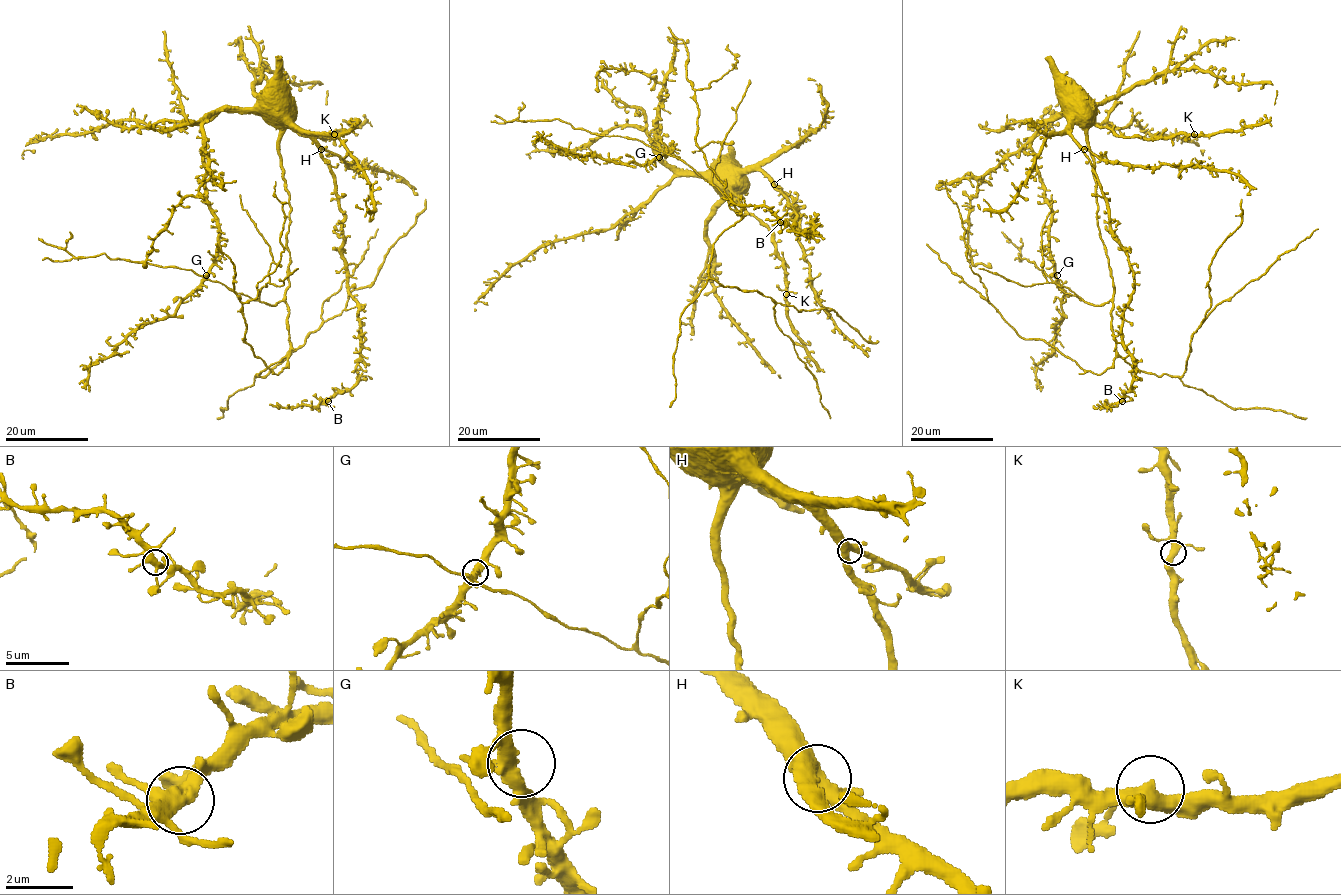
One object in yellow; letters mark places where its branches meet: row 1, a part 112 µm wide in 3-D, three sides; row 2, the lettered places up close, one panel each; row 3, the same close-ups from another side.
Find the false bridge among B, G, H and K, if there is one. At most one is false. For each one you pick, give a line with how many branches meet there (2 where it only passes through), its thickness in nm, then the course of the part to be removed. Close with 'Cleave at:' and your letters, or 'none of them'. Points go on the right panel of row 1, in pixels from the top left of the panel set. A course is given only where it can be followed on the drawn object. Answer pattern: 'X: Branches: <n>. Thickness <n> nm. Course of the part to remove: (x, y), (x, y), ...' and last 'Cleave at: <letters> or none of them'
Cleave at: none of them

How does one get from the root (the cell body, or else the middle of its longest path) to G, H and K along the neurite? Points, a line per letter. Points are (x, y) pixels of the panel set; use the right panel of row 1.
G: (1097, 205), (1097, 226), (1113, 279), (1113, 297), (1106, 303), (1089, 304), (1066, 294), (1050, 277), (1057, 275)
H: (1097, 205), (1094, 160), (1088, 135), (1074, 123), (1070, 127), (1070, 136), (1084, 149)
K: (1097, 205), (1094, 160), (1088, 140), (1091, 125), (1107, 126), (1115, 134), (1126, 137), (1168, 138), (1194, 134)

